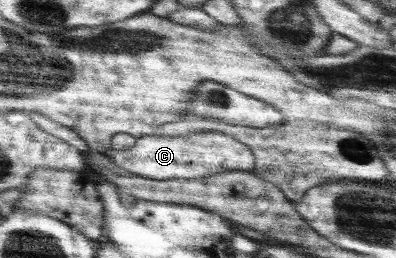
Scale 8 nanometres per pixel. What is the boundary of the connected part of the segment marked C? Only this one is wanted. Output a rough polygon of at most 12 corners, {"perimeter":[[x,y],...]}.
{"perimeter":[[216,131],[142,135],[109,148],[154,180],[253,172],[255,156]]}

